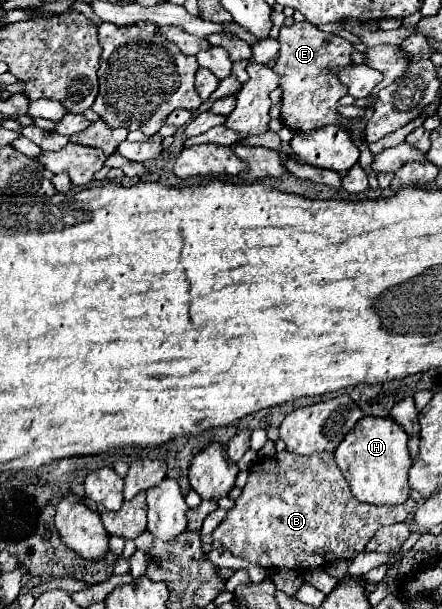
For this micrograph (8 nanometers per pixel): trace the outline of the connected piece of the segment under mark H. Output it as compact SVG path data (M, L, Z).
M361 418L355 428L345 436L345 440L335 450L335 460L341 474L351 484L351 492L359 502L385 506L403 504L409 496L409 468L411 456L407 448L409 436L405 430L389 418Z

